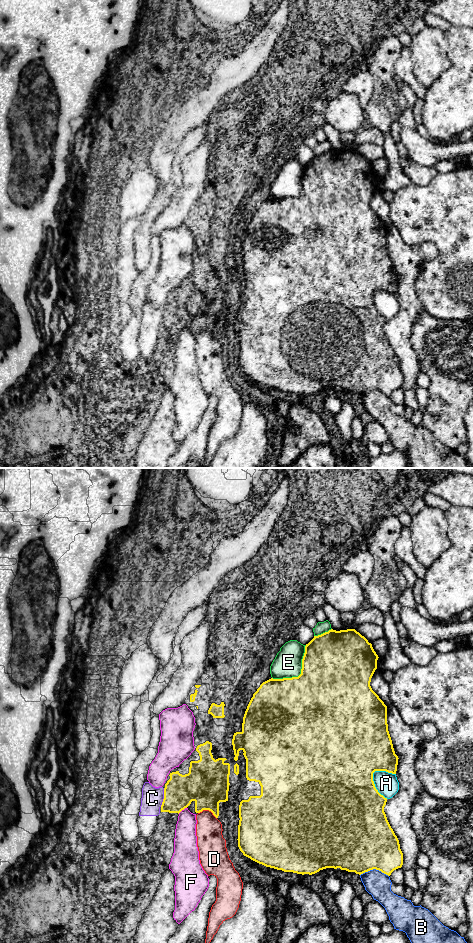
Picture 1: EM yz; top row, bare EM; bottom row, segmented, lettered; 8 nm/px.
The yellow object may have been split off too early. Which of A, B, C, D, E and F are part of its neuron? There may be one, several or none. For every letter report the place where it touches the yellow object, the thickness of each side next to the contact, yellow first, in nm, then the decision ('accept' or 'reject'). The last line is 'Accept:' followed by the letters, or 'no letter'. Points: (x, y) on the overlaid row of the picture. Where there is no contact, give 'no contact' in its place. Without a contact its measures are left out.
A: meets yellow in yz at (374, 785); 500 nm thick on the yellow side, 180 nm on the other; reject
B: meets yellow in yz at (374, 868); 500 nm thick on the yellow side, 200 nm on the other; reject
C: meets yellow in yz at (164, 797); 260 nm thick on the yellow side, 170 nm on the other; reject
D: meets yellow in yz at (208, 809); 360 nm thick on the yellow side, 220 nm on the other; reject
E: meets yellow in yz at (301, 673); 500 nm thick on the yellow side, 220 nm on the other; reject
F: meets yellow in yz at (182, 809); 280 nm thick on the yellow side, 180 nm on the other; reject
Accept: no letter

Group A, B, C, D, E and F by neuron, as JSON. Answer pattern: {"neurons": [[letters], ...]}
{"neurons": [["A"], ["B"], ["C", "D"], ["E"], ["F"]]}

